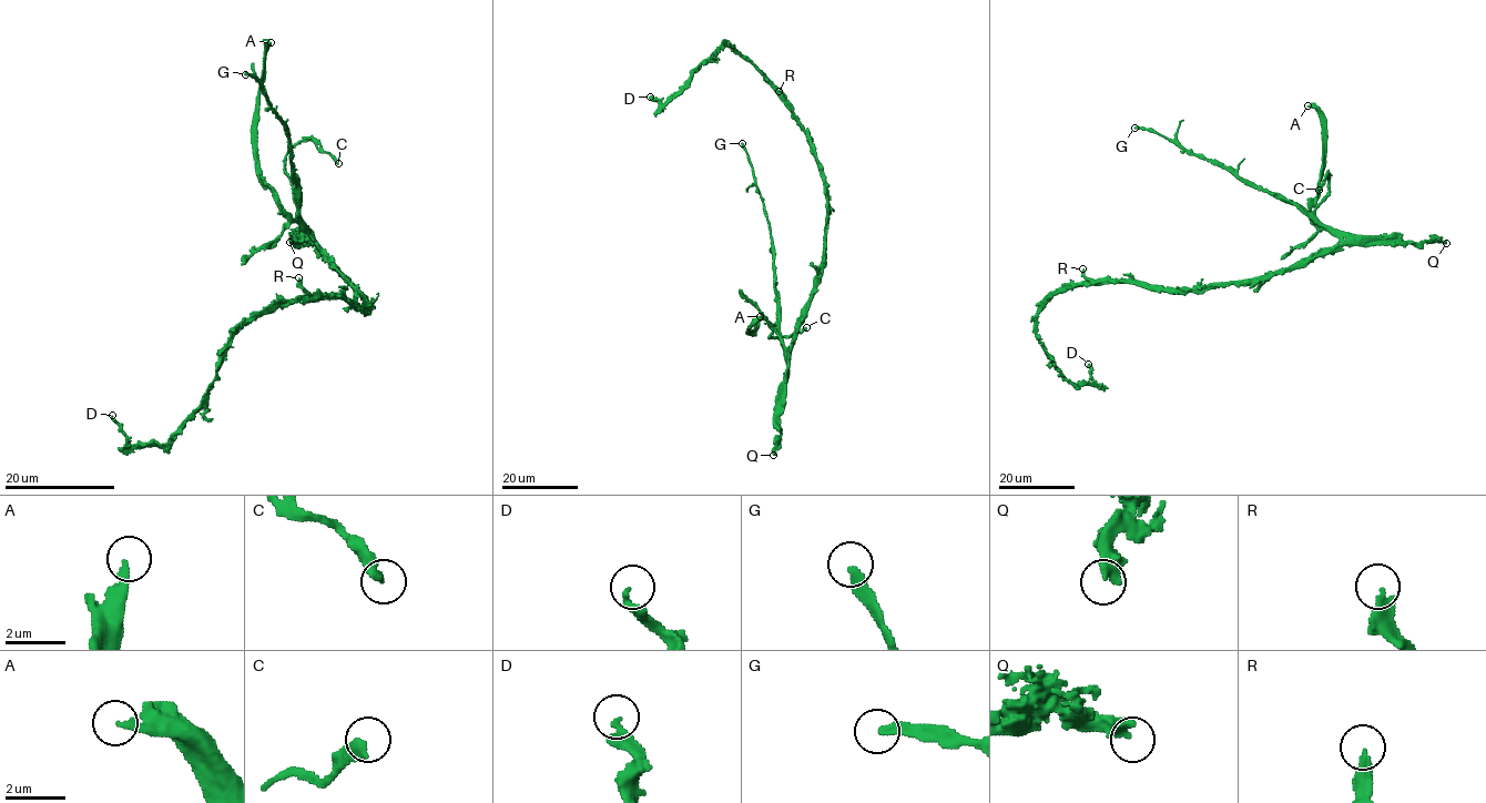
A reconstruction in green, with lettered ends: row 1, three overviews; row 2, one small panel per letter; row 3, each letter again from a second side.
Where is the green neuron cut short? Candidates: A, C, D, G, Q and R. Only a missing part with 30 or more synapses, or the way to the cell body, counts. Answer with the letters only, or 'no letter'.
no letter

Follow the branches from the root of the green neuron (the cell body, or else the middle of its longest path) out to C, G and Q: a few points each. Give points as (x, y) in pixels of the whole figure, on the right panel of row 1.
C: (1228, 282), (1271, 277), (1333, 251), (1342, 243), (1315, 215), (1315, 206), (1329, 192), (1329, 173), (1319, 190)
G: (1228, 282), (1271, 277), (1333, 251), (1342, 241), (1299, 205), (1249, 185), (1154, 132), (1135, 128)
Q: (1228, 282), (1269, 277), (1347, 244), (1426, 241), (1446, 243)

